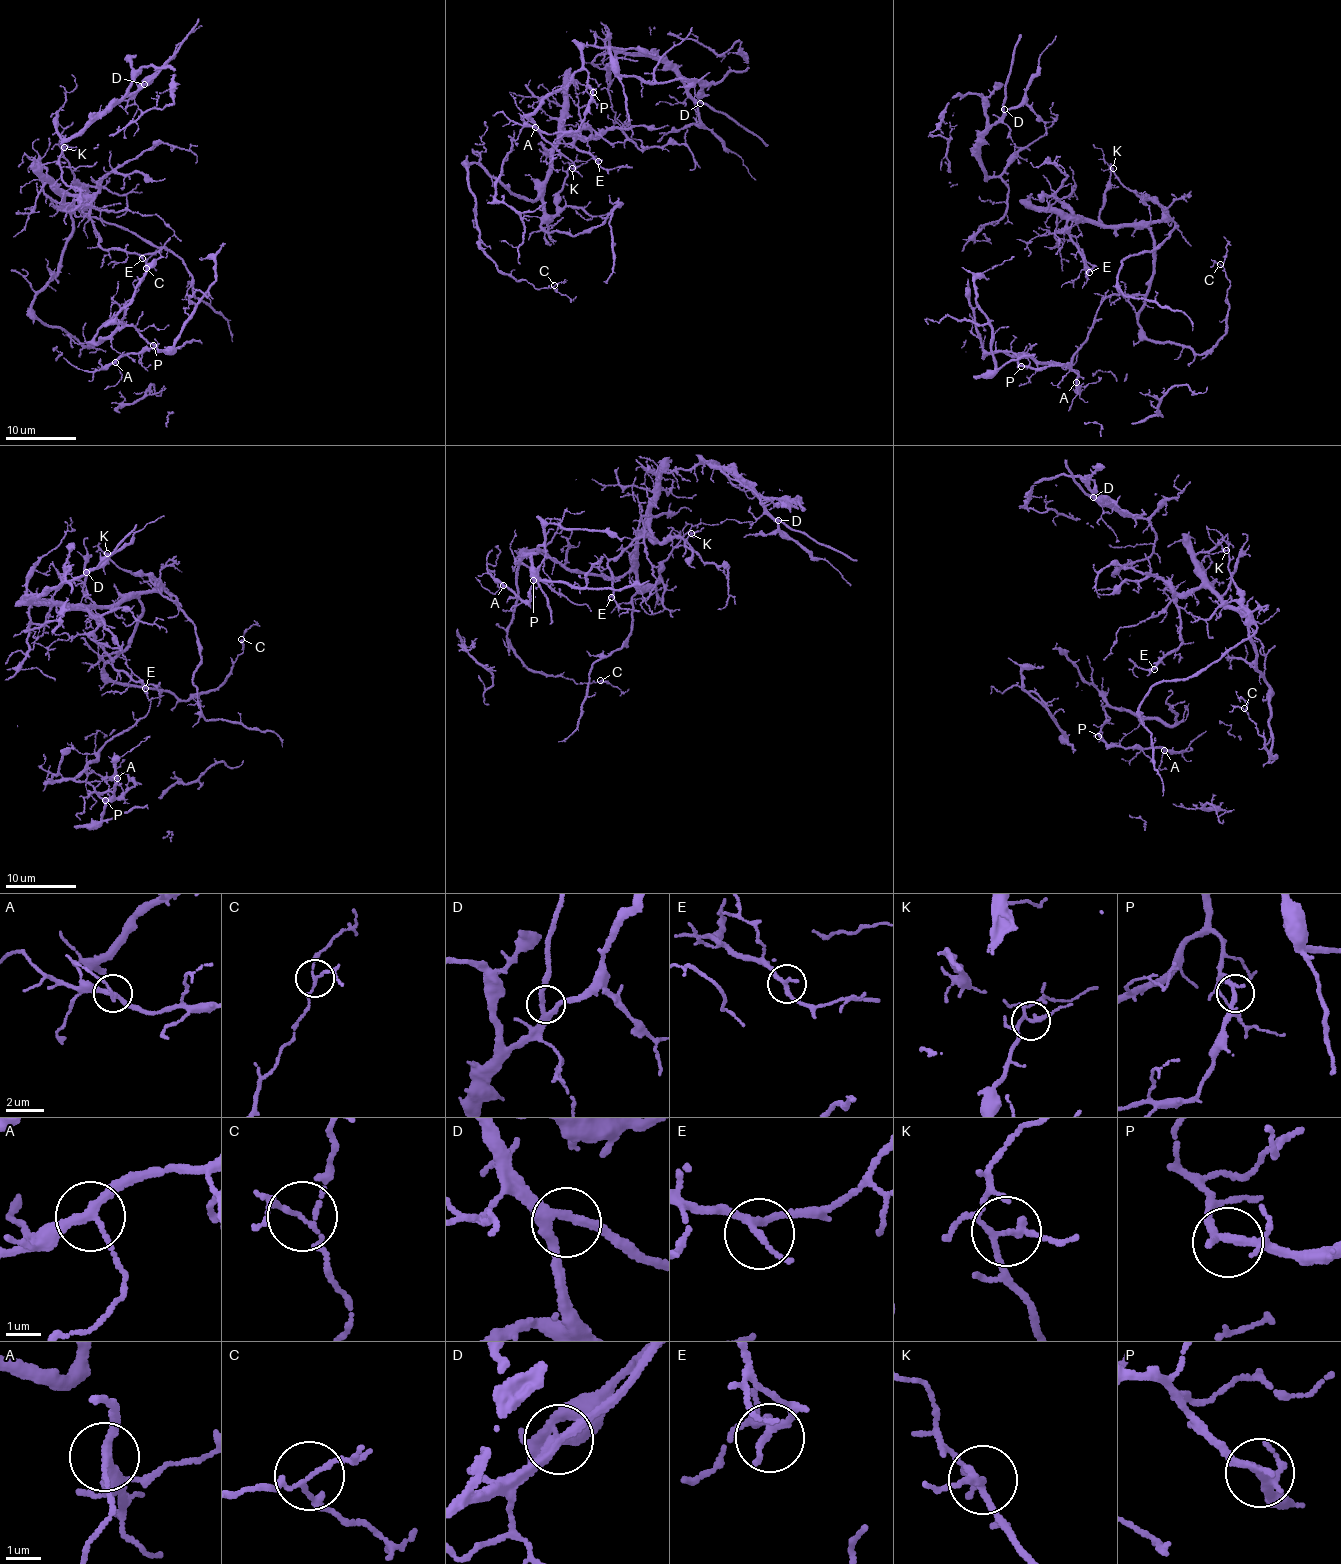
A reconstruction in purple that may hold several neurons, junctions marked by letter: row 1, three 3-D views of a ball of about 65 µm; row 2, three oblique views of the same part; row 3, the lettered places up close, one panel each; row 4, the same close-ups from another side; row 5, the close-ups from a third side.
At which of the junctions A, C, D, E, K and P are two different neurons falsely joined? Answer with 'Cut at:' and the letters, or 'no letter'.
Cut at: no letter

